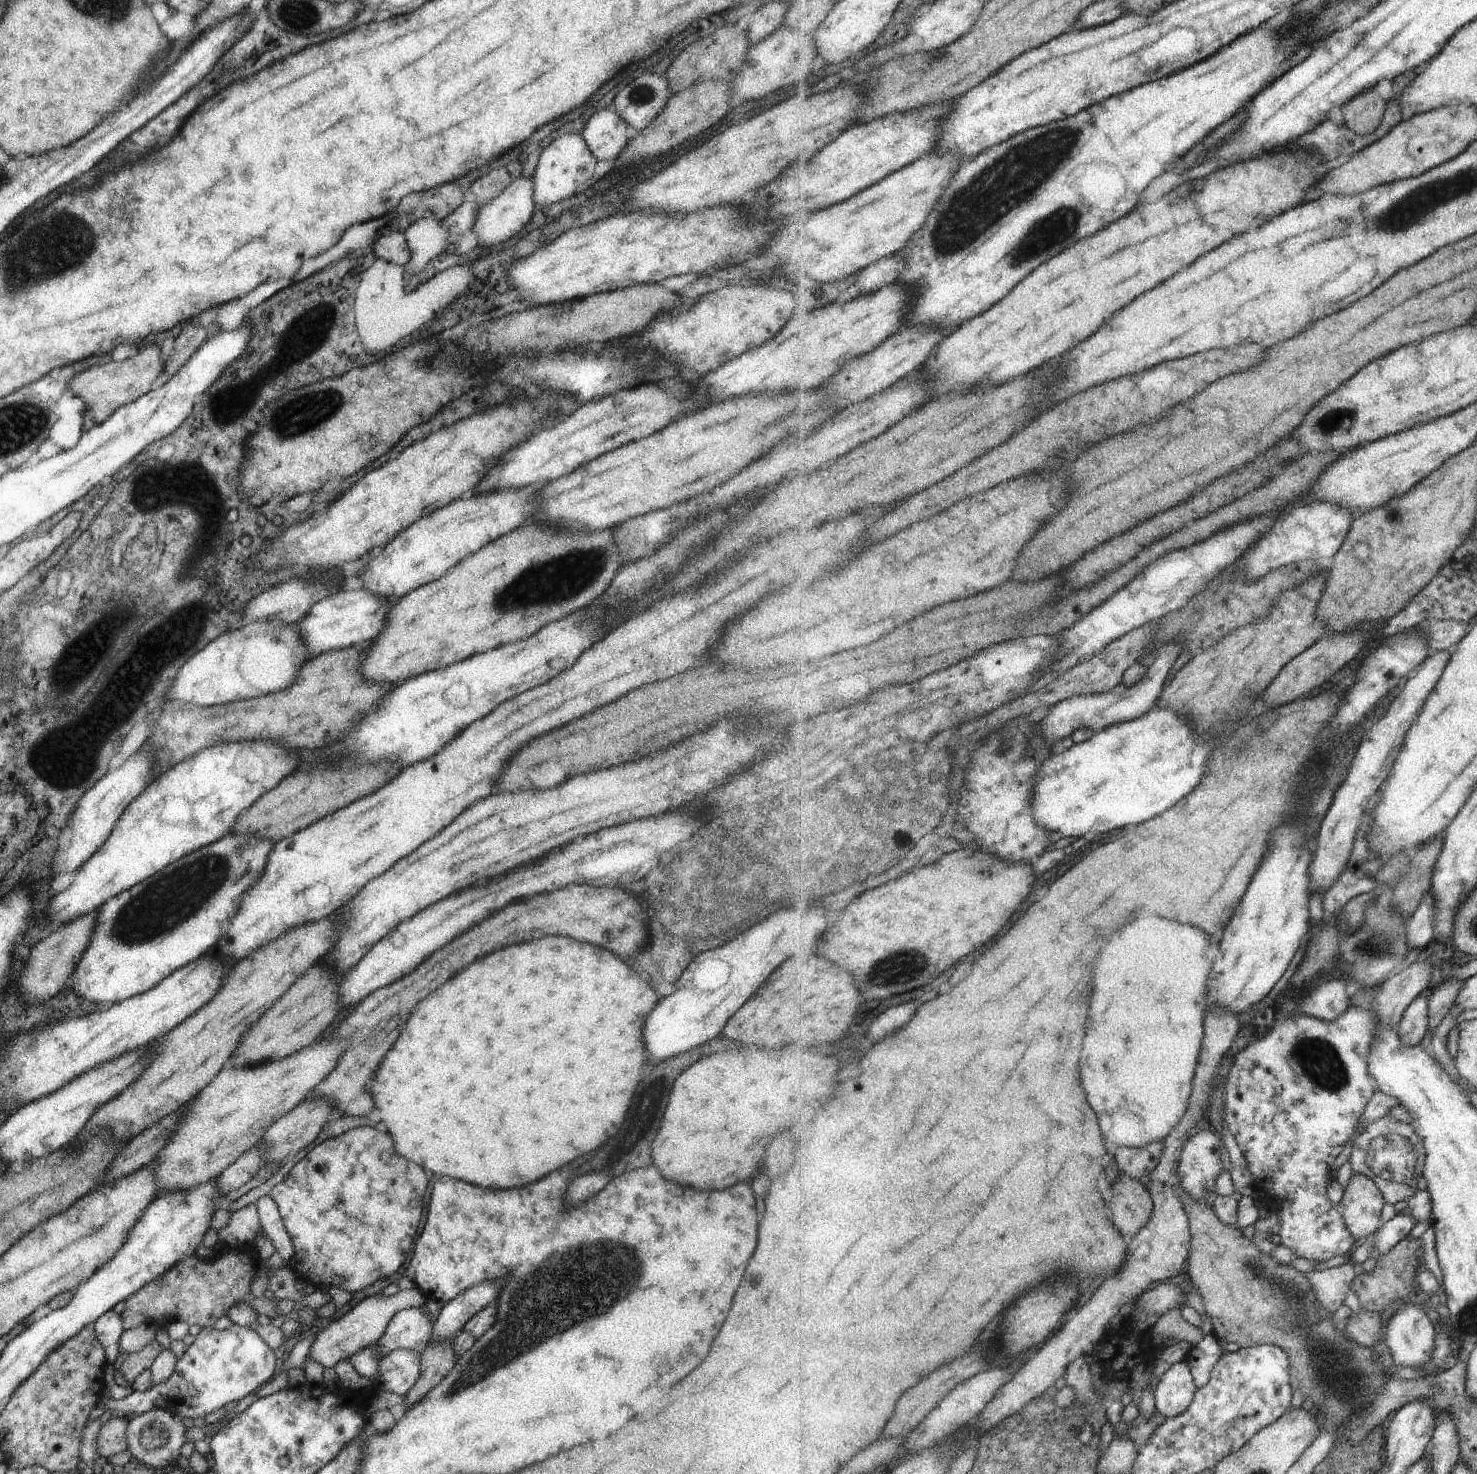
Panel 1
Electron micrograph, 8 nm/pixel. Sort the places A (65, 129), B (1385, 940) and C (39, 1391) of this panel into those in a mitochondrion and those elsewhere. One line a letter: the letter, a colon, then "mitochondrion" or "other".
A: other
B: mitochondrion
C: mitochondrion

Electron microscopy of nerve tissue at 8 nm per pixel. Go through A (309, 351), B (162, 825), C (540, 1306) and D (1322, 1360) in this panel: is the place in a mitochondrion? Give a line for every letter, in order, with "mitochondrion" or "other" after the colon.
A: other
B: other
C: mitochondrion
D: mitochondrion

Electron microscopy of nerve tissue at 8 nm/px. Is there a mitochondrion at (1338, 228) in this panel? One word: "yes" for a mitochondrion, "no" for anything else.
yes

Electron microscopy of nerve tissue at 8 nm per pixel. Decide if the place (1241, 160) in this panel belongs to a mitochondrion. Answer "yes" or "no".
no

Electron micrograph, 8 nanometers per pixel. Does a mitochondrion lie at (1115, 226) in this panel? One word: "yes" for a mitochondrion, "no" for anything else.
no

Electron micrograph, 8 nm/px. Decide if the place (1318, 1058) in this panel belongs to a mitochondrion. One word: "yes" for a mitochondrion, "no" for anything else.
yes

